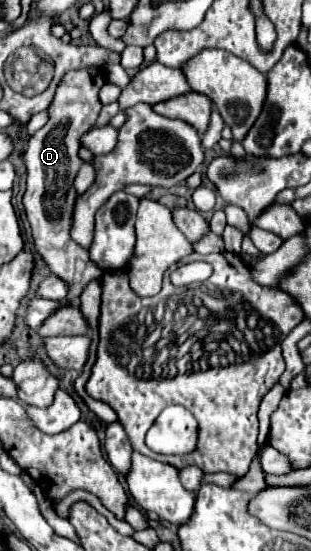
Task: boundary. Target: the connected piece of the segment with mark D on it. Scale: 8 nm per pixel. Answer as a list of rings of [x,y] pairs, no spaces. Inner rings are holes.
[[[76,70],[68,72],[56,90],[54,102],[50,104],[50,120],[28,140],[28,148],[24,152],[24,162],[28,168],[28,182],[26,182],[26,194],[24,194],[24,208],[32,226],[32,236],[36,242],[36,250],[42,254],[46,264],[50,266],[52,274],[60,276],[68,282],[70,292],[68,300],[80,296],[84,286],[92,280],[102,276],[104,270],[96,266],[88,258],[88,250],[78,246],[70,238],[70,226],[72,226],[72,210],[78,198],[78,192],[74,190],[74,178],[84,160],[78,156],[80,136],[88,132],[98,114],[100,114],[100,100],[98,100],[100,88],[94,84],[94,76],[90,70]]]

